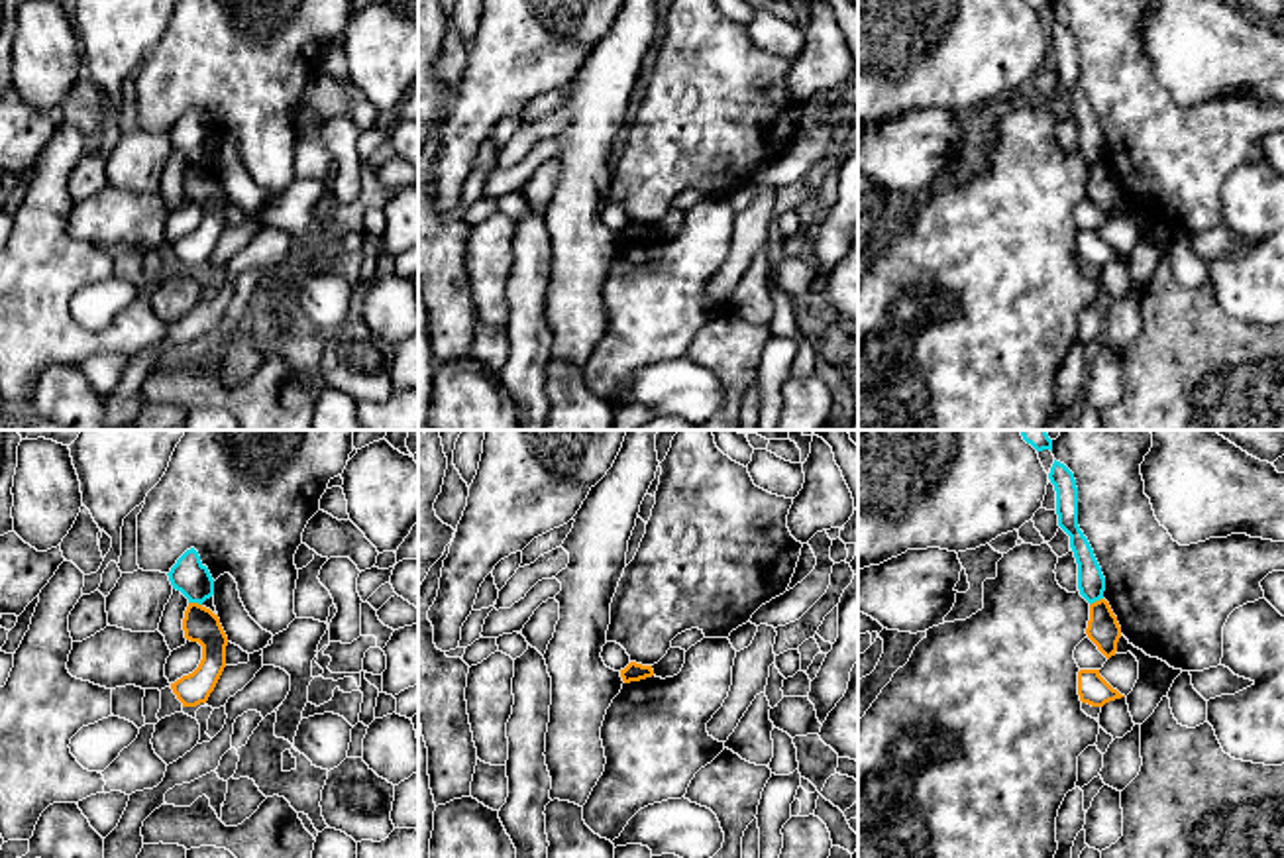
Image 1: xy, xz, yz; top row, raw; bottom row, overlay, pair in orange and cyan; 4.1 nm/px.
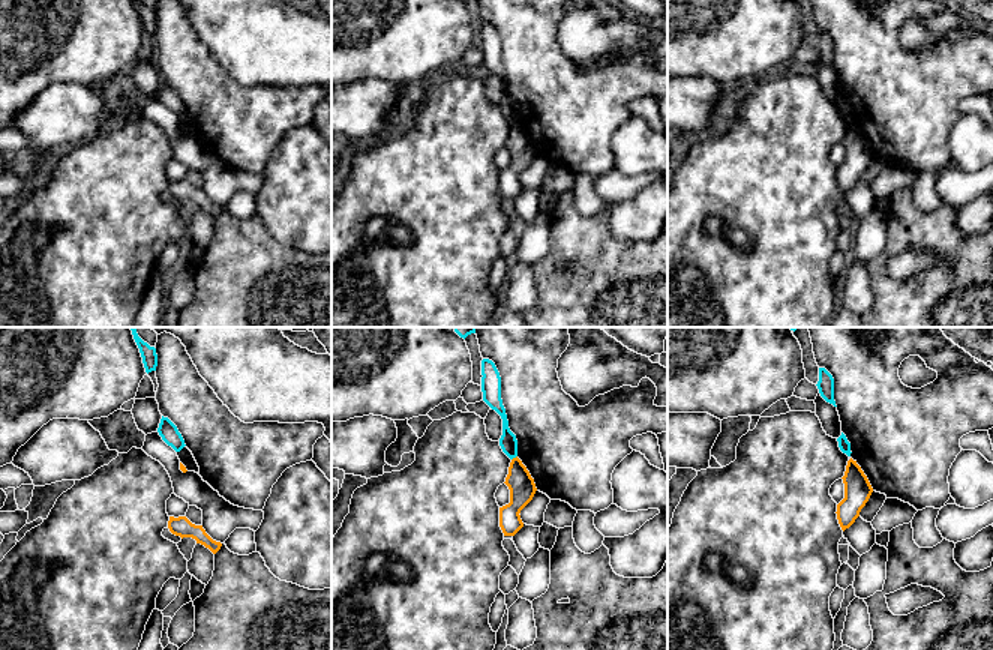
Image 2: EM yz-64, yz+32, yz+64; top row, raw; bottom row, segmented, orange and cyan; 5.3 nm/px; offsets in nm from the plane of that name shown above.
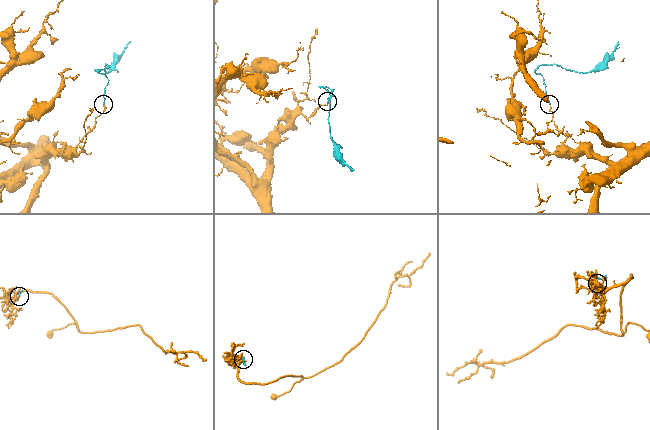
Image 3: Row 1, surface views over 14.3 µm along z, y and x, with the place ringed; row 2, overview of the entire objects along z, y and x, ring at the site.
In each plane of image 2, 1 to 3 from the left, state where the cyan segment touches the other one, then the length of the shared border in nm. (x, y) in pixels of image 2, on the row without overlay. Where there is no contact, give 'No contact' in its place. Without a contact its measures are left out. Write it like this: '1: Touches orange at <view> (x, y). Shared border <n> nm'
1: No contact
2: Touches orange at yz+32 (513, 122). Shared border 40 nm
3: No contact

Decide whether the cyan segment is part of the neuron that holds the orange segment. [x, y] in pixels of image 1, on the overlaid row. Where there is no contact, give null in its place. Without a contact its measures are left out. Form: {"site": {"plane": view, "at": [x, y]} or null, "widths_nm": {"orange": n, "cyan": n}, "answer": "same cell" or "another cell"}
{"site": {"plane": "xy", "at": [195, 603]}, "widths_nm": {"orange": 150, "cyan": 150}, "answer": "another cell"}

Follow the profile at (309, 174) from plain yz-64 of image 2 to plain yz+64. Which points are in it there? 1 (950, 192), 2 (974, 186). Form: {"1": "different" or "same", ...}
{"1": "different", "2": "different"}

